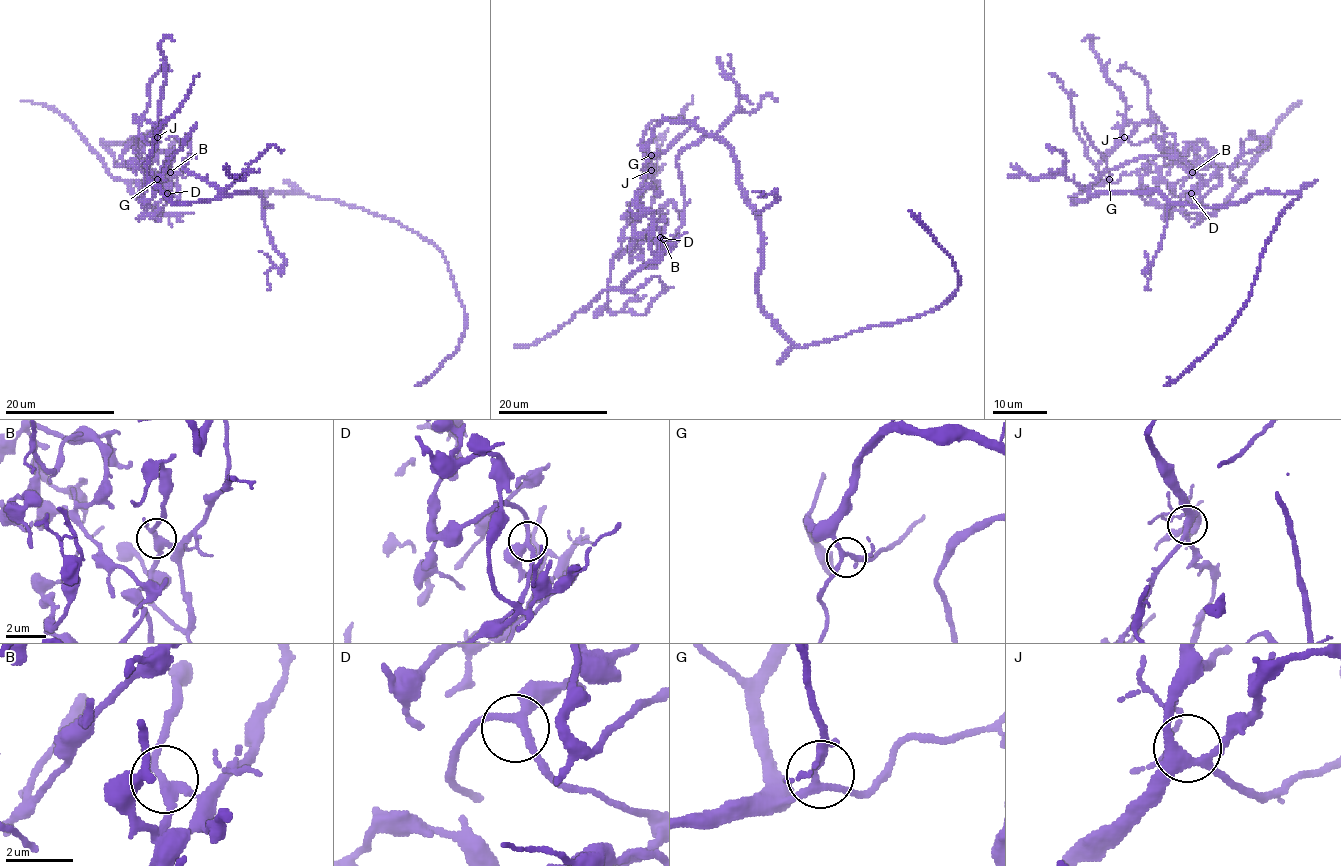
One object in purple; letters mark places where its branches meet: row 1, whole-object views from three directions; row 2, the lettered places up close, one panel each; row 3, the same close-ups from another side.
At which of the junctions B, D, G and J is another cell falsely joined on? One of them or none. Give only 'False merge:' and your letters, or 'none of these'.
False merge: B

